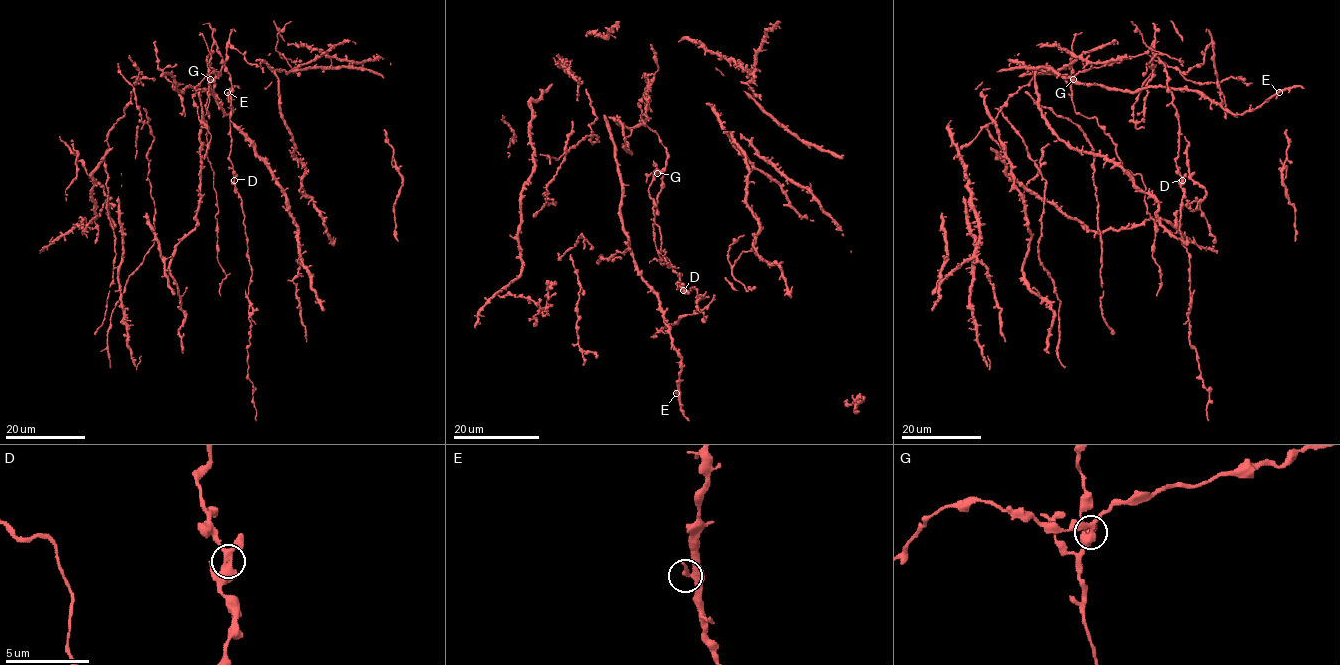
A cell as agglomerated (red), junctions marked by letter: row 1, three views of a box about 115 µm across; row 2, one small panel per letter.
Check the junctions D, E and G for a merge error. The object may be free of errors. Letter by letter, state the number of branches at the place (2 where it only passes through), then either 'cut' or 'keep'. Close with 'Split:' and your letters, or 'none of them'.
D: branches 3; keep
E: branches 3; keep
G: branches 3; cut
Split: G

